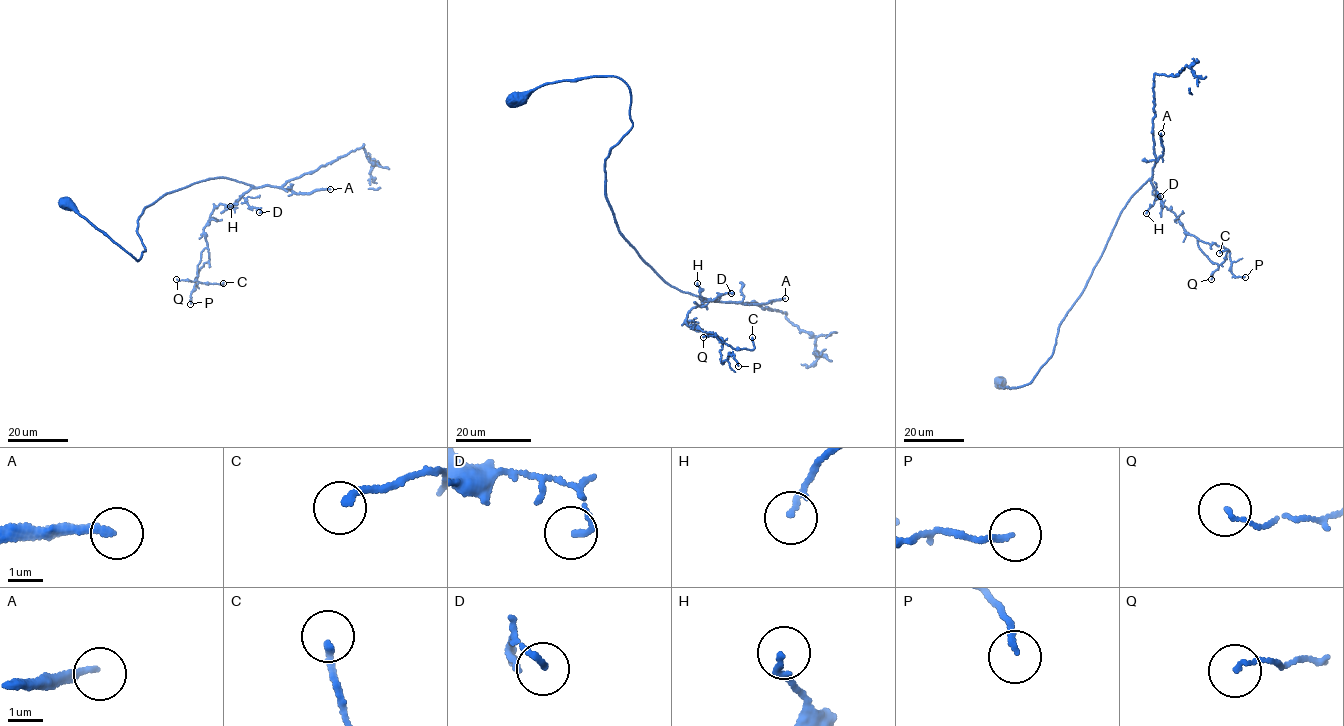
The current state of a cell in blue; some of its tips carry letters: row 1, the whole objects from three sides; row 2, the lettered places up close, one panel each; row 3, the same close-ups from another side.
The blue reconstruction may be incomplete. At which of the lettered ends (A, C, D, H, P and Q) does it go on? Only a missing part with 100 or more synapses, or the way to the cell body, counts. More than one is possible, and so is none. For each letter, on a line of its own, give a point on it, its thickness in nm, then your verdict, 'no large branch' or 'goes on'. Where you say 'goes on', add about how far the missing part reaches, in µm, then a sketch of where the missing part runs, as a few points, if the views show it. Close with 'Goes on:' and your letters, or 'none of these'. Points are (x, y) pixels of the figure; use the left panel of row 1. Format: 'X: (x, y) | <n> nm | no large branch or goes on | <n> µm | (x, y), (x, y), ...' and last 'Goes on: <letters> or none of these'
A: (330, 189) | 190 nm | goes on | 100 µm
C: (223, 283) | 190 nm | no large branch
D: (259, 212) | 150 nm | no large branch
H: (230, 206) | 130 nm | no large branch
P: (190, 304) | 160 nm | no large branch
Q: (176, 279) | 110 nm | no large branch
Goes on: A

